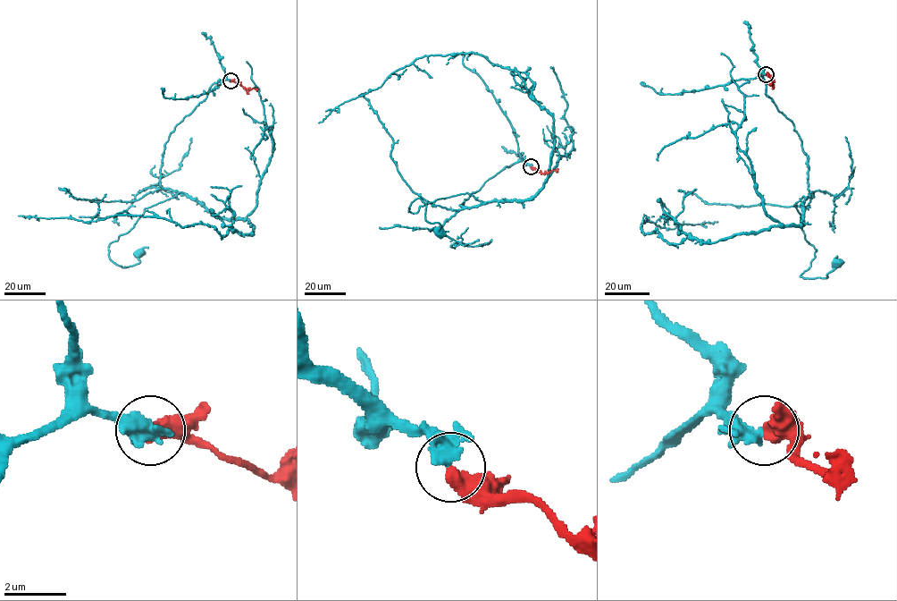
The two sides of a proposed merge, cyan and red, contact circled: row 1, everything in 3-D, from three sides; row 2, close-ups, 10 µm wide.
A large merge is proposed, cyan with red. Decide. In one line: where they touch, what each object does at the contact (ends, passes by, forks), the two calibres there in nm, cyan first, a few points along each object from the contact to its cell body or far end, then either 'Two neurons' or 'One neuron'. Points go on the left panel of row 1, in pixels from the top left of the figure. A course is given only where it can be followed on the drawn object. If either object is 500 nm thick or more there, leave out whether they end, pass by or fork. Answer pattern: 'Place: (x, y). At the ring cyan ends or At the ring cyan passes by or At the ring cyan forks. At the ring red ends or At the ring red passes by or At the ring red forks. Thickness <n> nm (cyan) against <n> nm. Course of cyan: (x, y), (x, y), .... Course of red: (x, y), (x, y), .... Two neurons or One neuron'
Place: (230, 80). Thickness 340 nm (cyan) against 500 nm. Course of cyan: (230, 80), (214, 82), (164, 145), (160, 184), (184, 193), (146, 207), (108, 248), (122, 266), (138, 254). Course of red: (230, 80), (247, 90), (257, 90). One neuron

